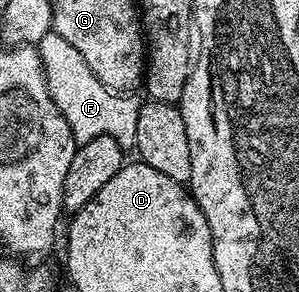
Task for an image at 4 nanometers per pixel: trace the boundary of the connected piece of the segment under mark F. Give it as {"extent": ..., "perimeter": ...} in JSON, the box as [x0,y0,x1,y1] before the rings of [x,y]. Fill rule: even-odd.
{"extent":[39,31,141,151],"perimeter":[[[50,31],[43,35],[39,46],[41,62],[45,68],[45,78],[51,99],[55,99],[55,107],[67,119],[73,132],[73,138],[78,145],[91,143],[99,135],[111,135],[121,145],[122,149],[129,151],[137,144],[135,127],[139,123],[141,105],[136,96],[124,93],[115,93],[108,89],[101,80],[87,67],[87,59],[63,39],[63,35]]]}

